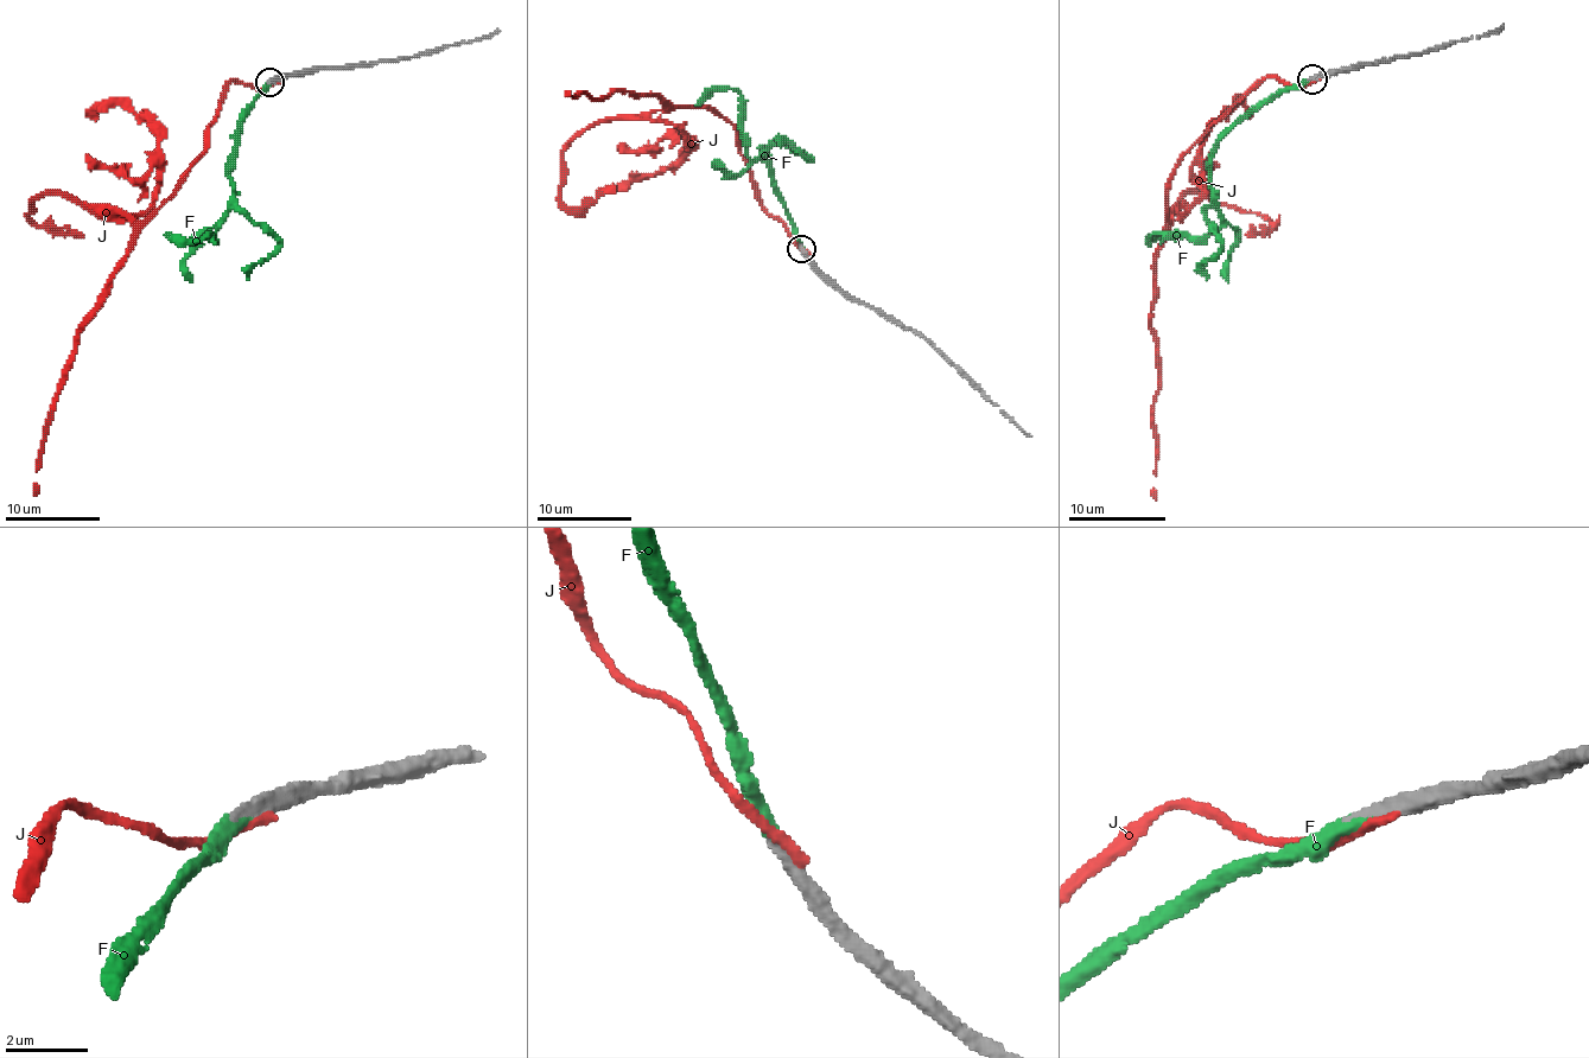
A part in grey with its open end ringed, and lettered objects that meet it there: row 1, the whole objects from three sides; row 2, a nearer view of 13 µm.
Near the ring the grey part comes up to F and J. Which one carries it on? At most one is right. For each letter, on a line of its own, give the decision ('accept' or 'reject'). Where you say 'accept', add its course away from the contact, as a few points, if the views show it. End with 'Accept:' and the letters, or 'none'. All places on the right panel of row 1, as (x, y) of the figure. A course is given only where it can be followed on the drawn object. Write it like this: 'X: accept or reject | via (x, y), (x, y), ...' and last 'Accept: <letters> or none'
F: accept | via (1313, 80), (1264, 99), (1218, 142), (1211, 157), (1211, 203), (1220, 224), (1201, 236), (1148, 238), (1165, 234)
J: reject
Accept: F

